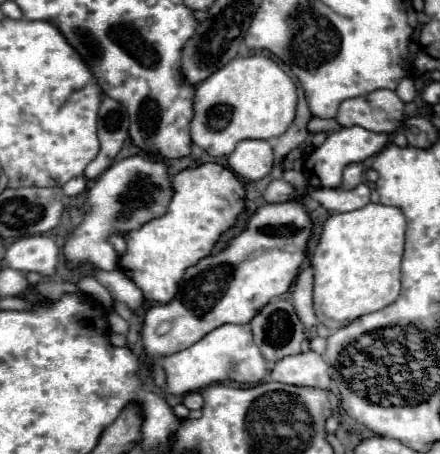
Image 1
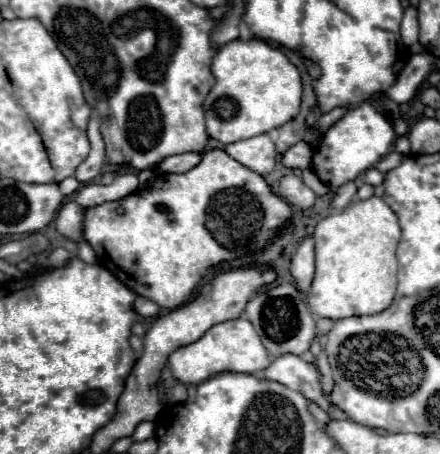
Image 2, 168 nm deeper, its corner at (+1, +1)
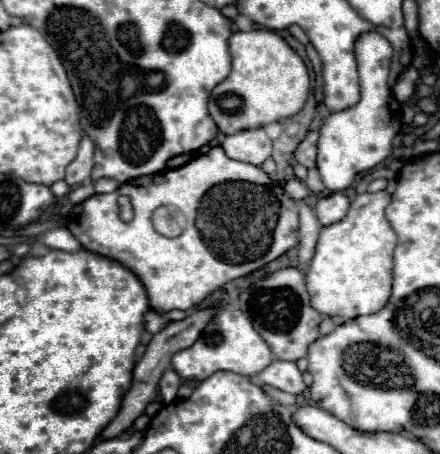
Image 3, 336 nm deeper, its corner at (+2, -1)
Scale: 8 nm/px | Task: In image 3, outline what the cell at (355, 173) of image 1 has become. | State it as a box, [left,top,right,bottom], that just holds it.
[316,192,350,226]

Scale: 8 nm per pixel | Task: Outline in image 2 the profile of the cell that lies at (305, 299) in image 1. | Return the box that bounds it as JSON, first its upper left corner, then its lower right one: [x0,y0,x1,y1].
[291,238,315,294]

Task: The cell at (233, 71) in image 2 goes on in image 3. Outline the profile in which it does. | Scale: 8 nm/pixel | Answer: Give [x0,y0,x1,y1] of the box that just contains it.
[210,30,310,134]

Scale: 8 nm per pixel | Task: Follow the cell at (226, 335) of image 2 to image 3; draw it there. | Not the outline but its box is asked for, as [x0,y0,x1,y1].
[172,310,274,380]

